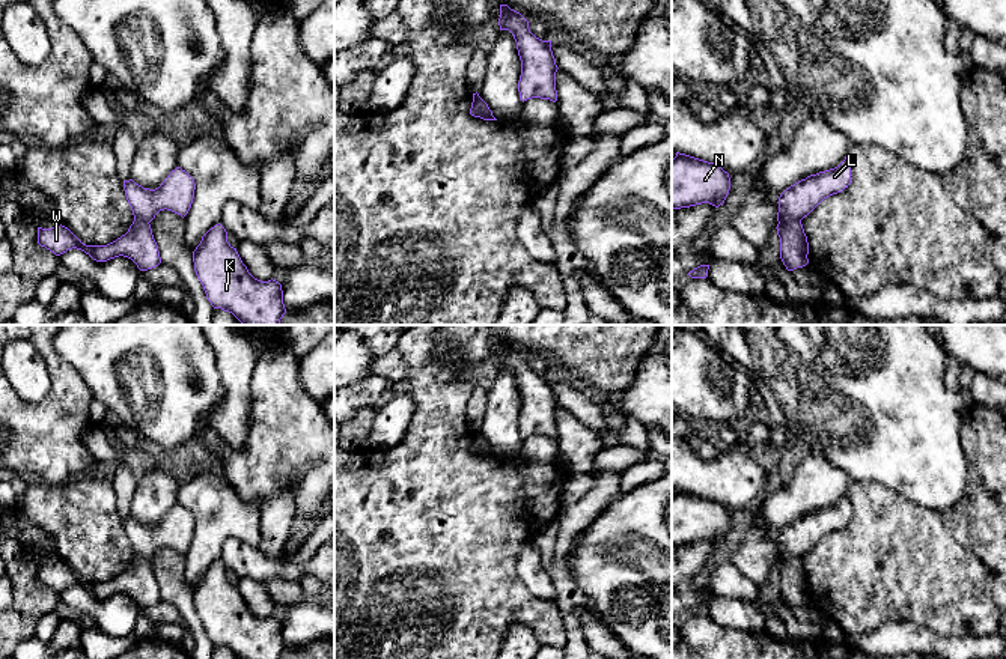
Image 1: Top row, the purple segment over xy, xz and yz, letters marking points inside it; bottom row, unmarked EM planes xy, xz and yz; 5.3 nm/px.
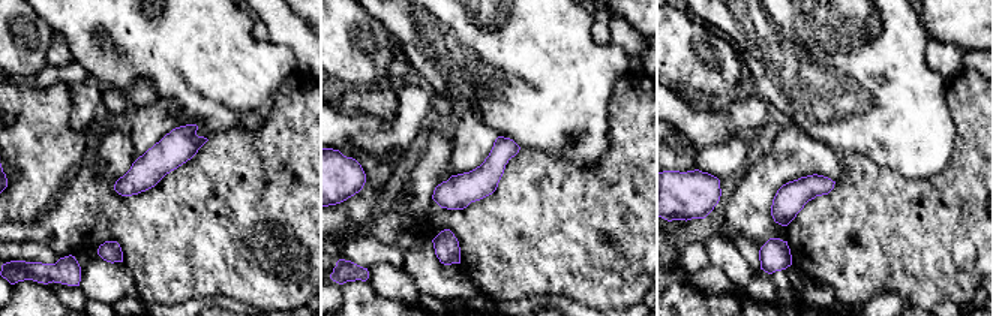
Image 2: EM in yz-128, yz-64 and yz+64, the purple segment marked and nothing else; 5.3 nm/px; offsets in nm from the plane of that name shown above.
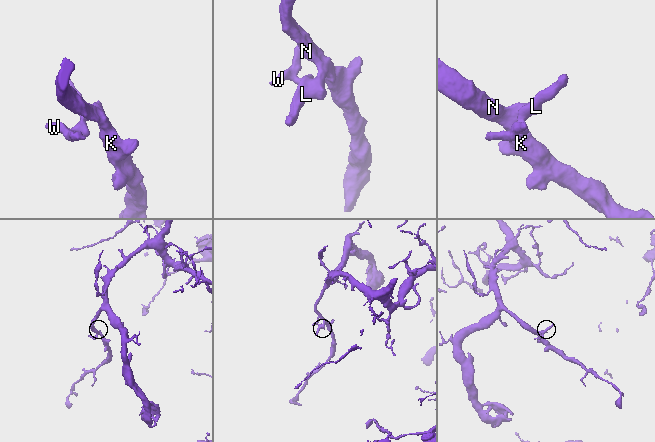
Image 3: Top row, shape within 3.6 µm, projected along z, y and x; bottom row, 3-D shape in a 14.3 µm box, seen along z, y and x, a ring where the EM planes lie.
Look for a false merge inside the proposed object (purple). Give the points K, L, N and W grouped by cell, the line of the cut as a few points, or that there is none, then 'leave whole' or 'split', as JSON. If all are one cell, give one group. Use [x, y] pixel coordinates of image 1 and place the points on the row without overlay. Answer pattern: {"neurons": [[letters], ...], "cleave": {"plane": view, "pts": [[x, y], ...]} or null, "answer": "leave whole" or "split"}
{"neurons": [["K", "L", "N"], ["W"]], "cleave": {"plane": "yz", "pts": [[800, 557], [779, 560]]}, "answer": "split"}

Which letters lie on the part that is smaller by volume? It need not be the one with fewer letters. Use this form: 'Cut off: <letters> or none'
Cut off: W

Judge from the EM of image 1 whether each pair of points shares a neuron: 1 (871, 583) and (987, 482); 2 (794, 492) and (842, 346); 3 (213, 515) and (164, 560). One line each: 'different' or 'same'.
1: same
2: different
3: different

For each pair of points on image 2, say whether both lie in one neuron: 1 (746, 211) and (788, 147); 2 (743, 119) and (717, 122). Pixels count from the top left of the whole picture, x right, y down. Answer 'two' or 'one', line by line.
1: one
2: one

